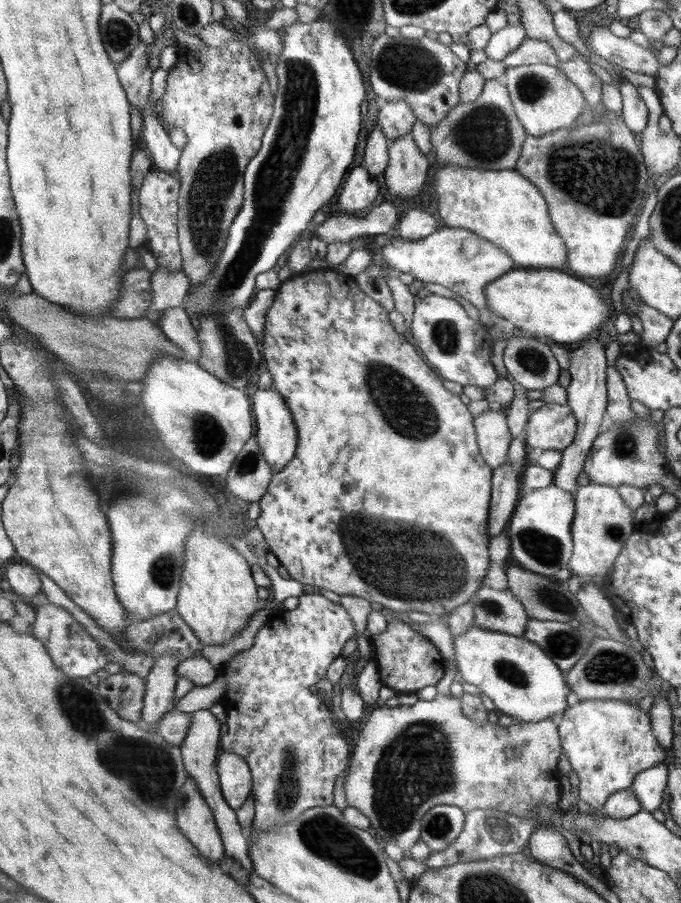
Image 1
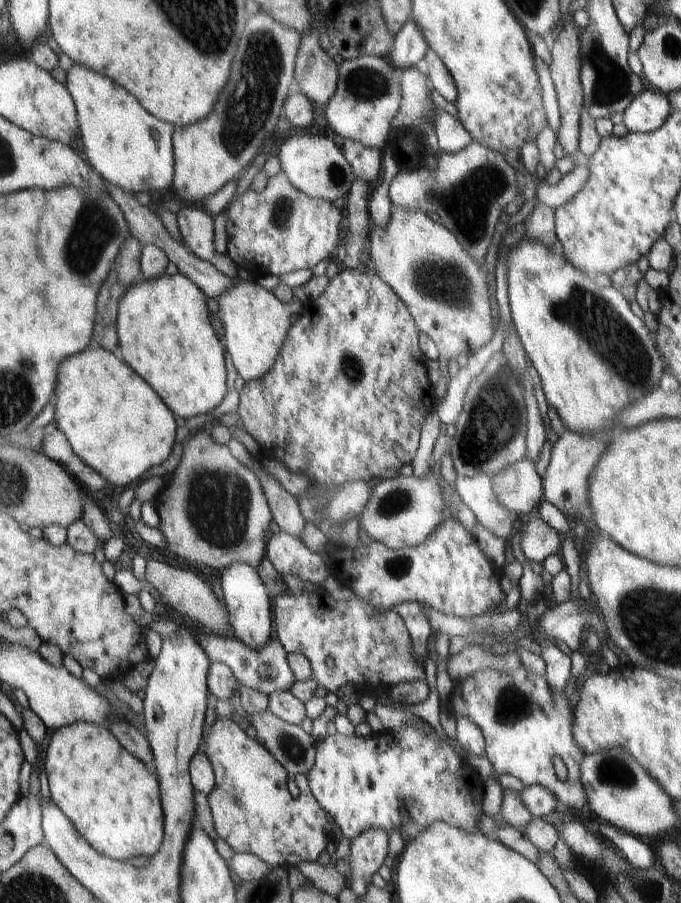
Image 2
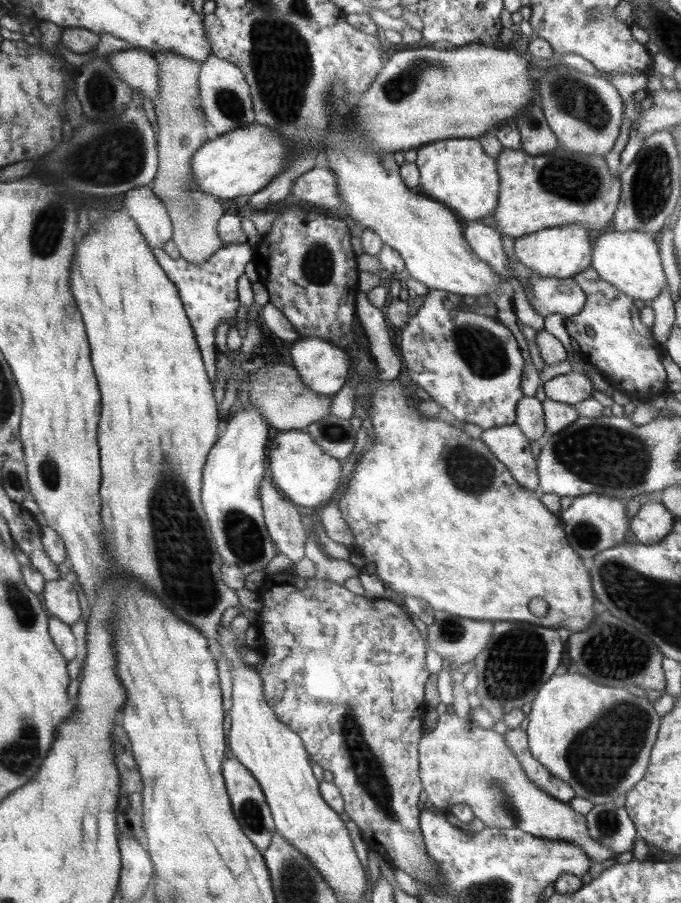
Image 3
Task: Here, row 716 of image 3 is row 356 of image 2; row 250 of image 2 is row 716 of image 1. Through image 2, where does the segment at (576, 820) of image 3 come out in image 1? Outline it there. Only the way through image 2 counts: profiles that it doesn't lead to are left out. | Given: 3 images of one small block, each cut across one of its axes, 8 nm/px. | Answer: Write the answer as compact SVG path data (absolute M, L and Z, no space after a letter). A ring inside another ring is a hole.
M438 693L434 700L418 700L414 705L397 705L395 707L383 706L372 710L368 721L364 724L356 745L354 746L348 767L348 776L344 782L344 792L347 800L347 806L353 806L365 814L371 822L370 831L372 834L380 835L386 842L393 842L403 850L410 848L421 838L421 820L422 817L433 806L450 805L457 806L465 813L474 809L501 810L510 812L516 816L534 817L533 806L543 802L548 806L557 806L561 798L561 774L558 772L558 757L563 752L561 740L559 737L557 719L547 718L538 722L520 722L512 723L508 728L498 725L494 718L485 723L479 723L470 720L463 712L459 698L452 695Z

